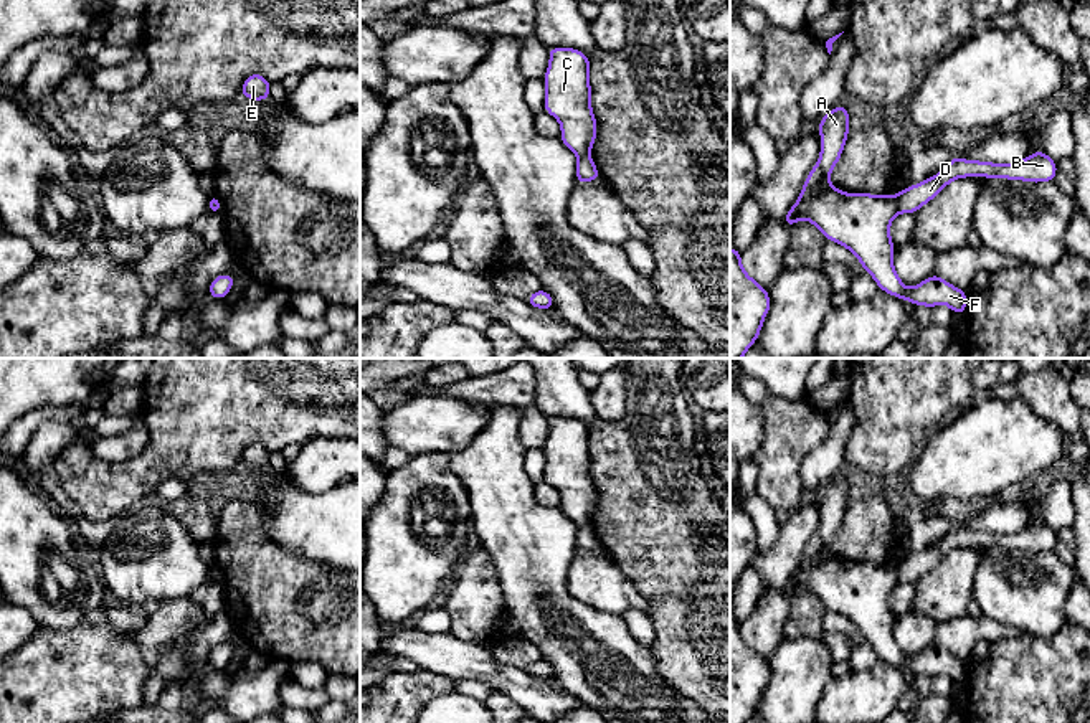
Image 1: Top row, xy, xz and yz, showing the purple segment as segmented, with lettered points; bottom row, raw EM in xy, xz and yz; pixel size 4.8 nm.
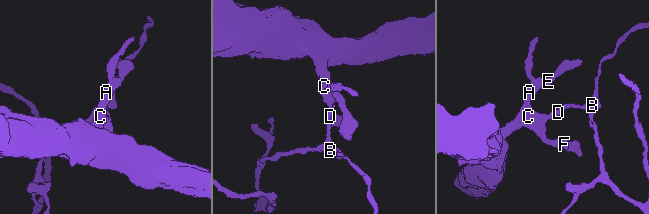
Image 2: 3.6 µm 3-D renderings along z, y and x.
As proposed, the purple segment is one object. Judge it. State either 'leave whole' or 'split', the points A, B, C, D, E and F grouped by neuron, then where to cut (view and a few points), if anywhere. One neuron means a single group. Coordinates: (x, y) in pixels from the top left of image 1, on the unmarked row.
split | A C E F / B D | yz (895, 567), (900, 581)

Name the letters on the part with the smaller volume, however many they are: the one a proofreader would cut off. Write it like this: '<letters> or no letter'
B, D

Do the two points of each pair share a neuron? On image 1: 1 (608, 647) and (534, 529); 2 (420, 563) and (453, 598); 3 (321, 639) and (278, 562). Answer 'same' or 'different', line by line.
1: same
2: different
3: same

